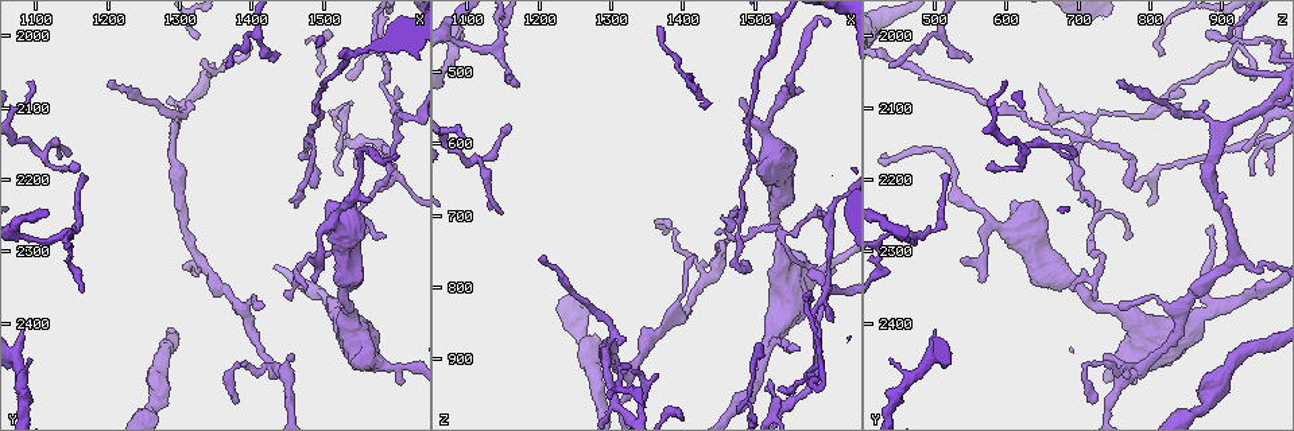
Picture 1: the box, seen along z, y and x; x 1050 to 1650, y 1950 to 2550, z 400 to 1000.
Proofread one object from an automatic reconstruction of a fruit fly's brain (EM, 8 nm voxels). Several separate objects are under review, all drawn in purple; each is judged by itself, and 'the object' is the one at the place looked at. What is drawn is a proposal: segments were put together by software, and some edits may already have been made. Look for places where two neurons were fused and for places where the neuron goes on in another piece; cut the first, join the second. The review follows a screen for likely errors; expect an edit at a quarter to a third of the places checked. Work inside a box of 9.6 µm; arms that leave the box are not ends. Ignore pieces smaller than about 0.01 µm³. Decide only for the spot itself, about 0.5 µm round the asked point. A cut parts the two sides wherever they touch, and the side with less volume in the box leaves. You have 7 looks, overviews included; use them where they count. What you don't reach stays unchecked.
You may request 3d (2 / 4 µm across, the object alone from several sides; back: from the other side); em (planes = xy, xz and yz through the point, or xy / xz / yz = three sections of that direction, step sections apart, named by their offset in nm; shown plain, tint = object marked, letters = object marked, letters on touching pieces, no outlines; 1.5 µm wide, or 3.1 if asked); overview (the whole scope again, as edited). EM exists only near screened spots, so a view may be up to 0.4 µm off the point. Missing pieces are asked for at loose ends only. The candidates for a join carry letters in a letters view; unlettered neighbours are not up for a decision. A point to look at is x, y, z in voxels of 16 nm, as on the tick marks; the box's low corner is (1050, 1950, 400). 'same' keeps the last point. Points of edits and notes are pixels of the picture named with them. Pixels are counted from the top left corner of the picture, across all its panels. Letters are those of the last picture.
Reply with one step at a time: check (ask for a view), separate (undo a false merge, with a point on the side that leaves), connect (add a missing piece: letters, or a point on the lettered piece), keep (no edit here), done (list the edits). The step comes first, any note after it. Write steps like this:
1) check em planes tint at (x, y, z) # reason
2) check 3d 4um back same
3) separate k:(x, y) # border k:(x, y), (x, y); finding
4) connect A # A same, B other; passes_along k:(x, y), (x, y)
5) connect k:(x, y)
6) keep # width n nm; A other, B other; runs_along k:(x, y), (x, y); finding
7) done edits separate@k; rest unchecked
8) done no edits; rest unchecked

check em planes letters at (1155, 2190, 575) # tapers out

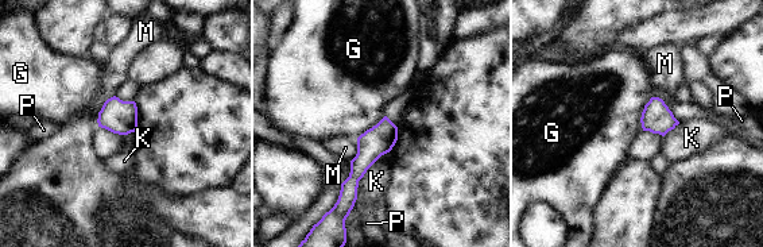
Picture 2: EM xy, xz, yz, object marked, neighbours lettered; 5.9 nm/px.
keep # G other, K other, M other, P other; runs_along 2:(386, 122), (359, 165), (352, 197); no lettered piece goes on from it

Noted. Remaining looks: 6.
check em xz step 4 tint at (1460, 2365, 725) # thin end

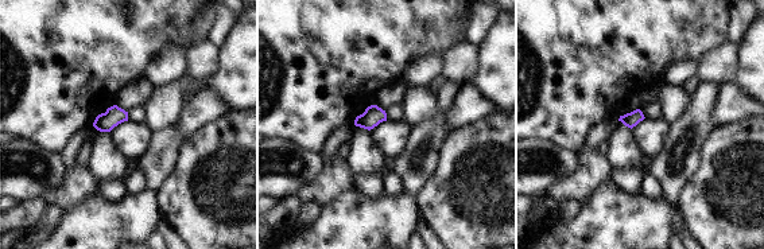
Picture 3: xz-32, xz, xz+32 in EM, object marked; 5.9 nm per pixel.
check em planes letters same # another direction

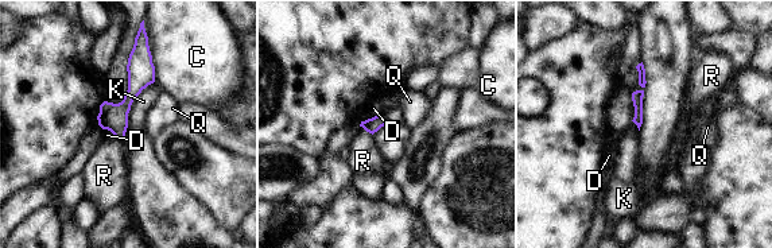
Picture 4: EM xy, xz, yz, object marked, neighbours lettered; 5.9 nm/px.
keep # C other, D other, K other, Q other, R other; runs_along 4:(140, 49), (119, 135); none of them fits

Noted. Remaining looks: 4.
check em xz step 8 letters at (1585, 2280, 770) # tapers out

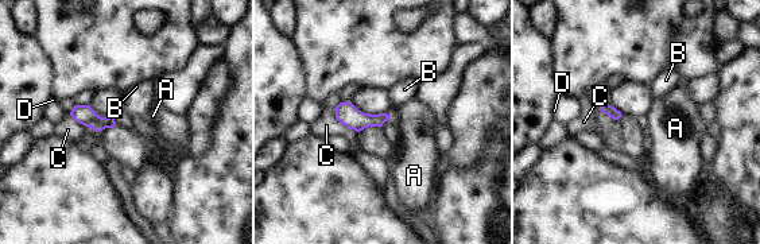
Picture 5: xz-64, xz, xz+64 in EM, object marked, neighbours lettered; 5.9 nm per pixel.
check em planes letters same

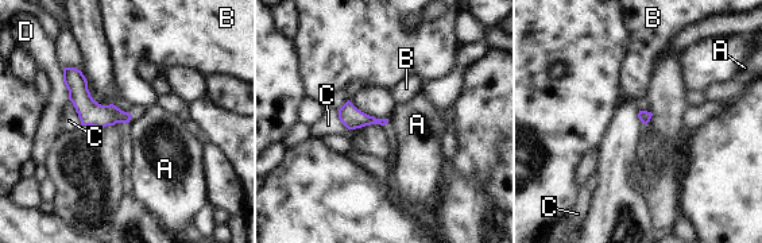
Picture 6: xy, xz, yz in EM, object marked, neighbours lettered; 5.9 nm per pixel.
keep # width 70 nm; A other, B other, C other, D other; runs_along 6:(66, 72), (99, 115), (126, 119); no lettered piece goes on from it

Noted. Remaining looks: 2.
done no edits; rest unchecked

